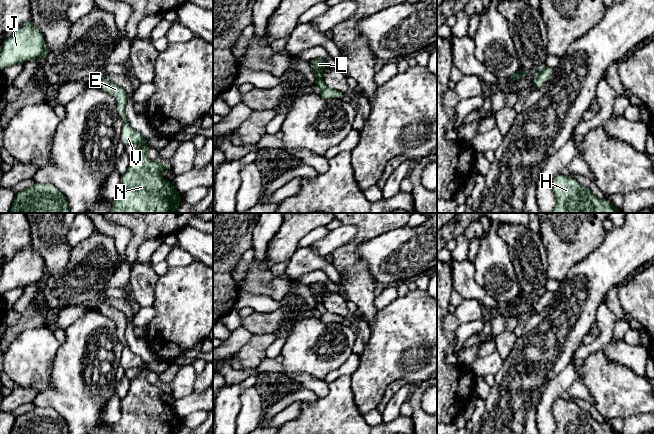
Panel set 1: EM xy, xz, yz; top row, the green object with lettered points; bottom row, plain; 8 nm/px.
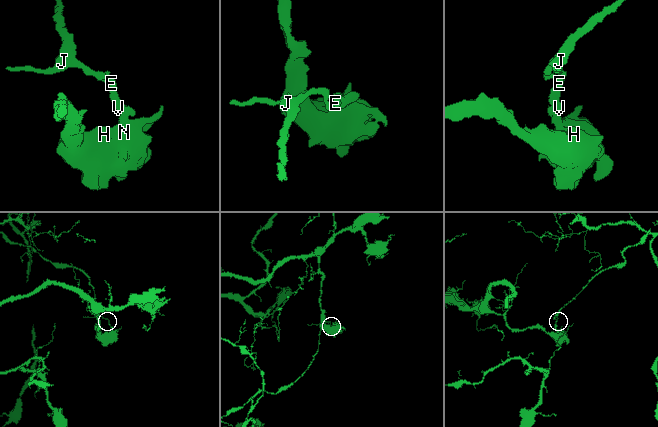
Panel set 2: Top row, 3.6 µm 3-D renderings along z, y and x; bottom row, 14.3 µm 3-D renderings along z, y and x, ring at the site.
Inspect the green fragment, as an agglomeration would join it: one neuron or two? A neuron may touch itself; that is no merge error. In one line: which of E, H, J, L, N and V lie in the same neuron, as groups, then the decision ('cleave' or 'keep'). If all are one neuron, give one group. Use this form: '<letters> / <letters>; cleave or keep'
E H N V / J L; cleave

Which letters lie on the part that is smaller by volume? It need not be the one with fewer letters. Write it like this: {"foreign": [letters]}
{"foreign": ["J", "L"]}

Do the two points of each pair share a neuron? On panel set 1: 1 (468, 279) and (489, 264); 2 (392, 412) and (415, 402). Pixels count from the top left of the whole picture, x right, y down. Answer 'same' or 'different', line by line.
1: different
2: different

